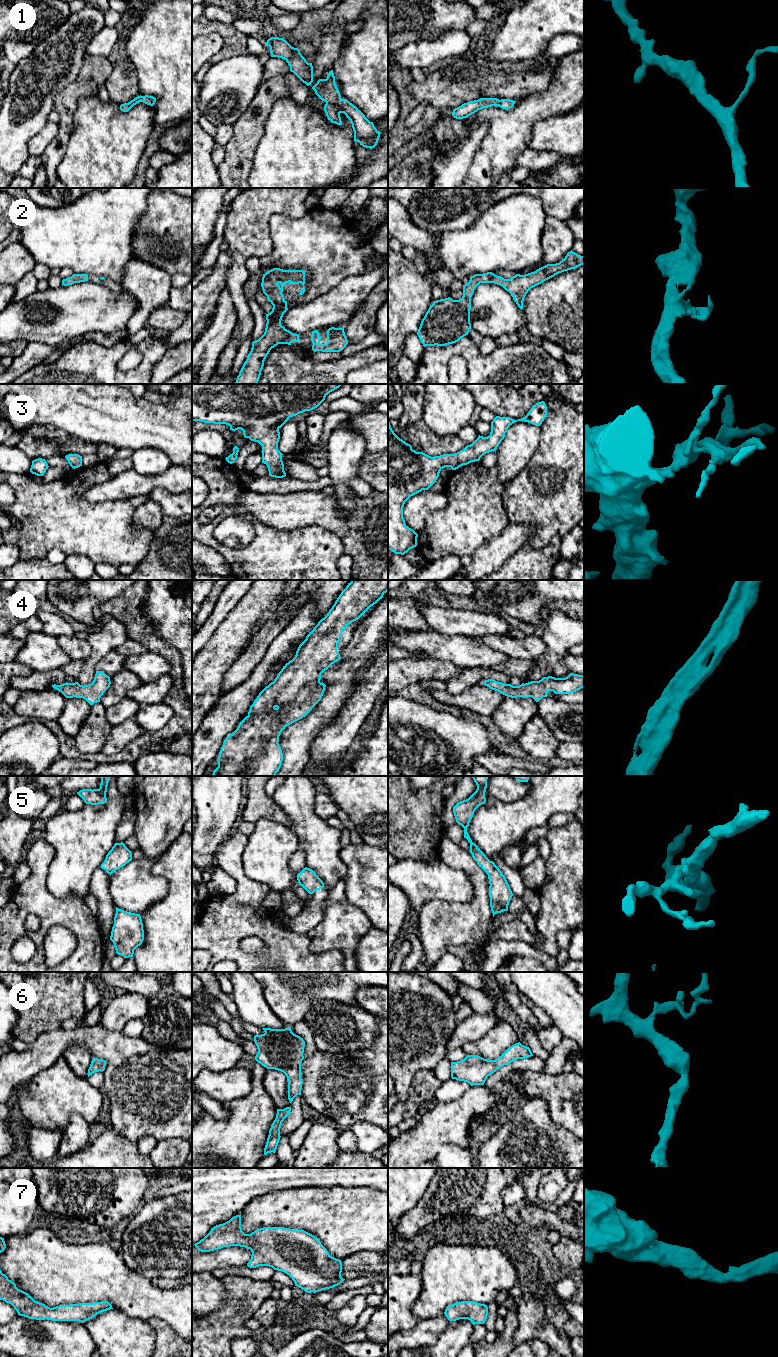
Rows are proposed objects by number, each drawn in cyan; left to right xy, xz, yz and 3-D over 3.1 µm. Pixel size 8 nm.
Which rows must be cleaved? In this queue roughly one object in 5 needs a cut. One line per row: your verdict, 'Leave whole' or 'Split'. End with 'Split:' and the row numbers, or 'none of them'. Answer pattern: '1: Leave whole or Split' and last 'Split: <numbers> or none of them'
1: Leave whole
2: Leave whole
3: Leave whole
4: Leave whole
5: Leave whole
6: Leave whole
7: Leave whole
Split: none of them

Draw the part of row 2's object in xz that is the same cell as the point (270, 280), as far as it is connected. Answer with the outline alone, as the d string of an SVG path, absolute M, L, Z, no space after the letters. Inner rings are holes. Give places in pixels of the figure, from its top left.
M273 268L263 274L261 287L268 301L273 305L272 311L266 314L264 334L252 342L252 348L244 362L235 384L257 384L270 350L278 344L291 345L299 341L299 334L292 333L281 325L284 313L288 310L284 300L283 287L286 283L303 285L300 293L305 292L305 272L303 270L283 270Z

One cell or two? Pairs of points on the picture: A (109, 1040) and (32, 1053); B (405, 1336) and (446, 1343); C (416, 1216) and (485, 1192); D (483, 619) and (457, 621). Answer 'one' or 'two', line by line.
A: one
B: two
C: one
D: one

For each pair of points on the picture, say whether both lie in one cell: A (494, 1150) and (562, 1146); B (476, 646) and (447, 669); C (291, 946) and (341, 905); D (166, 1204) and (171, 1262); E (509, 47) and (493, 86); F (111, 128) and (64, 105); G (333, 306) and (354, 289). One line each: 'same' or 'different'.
A: same
B: different
C: different
D: same
E: different
F: different
G: same

